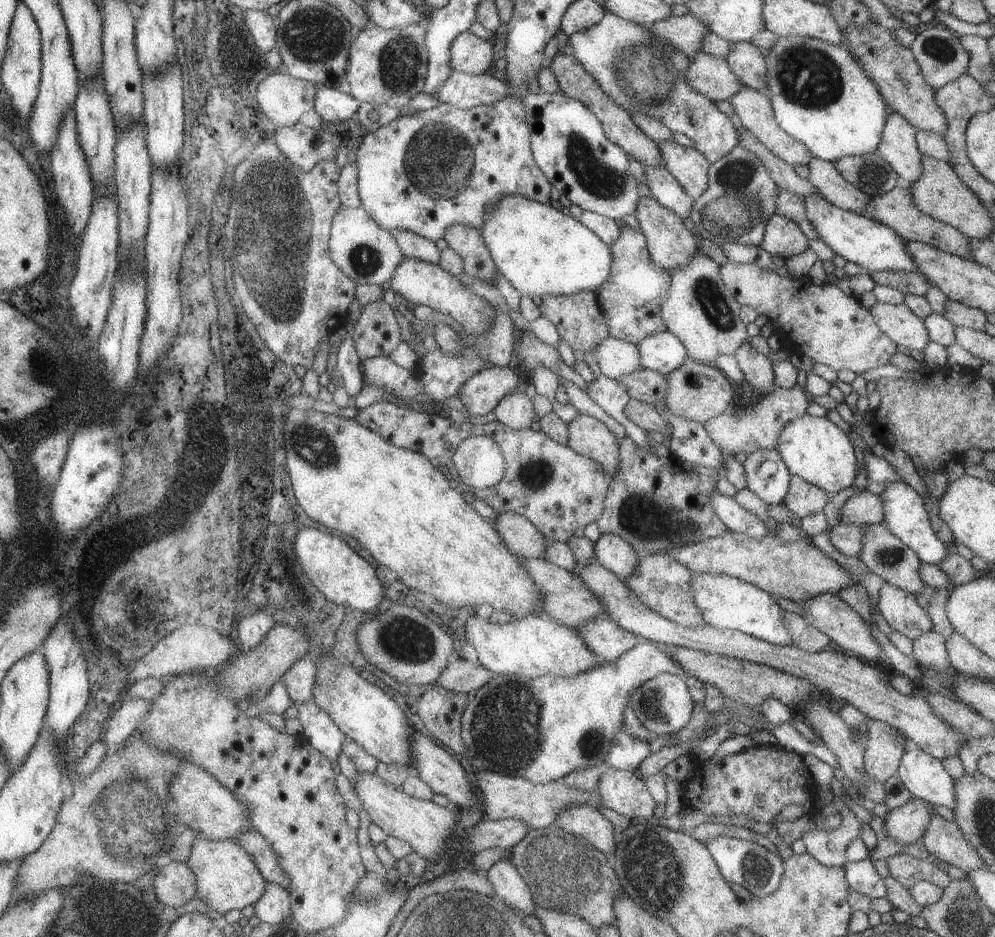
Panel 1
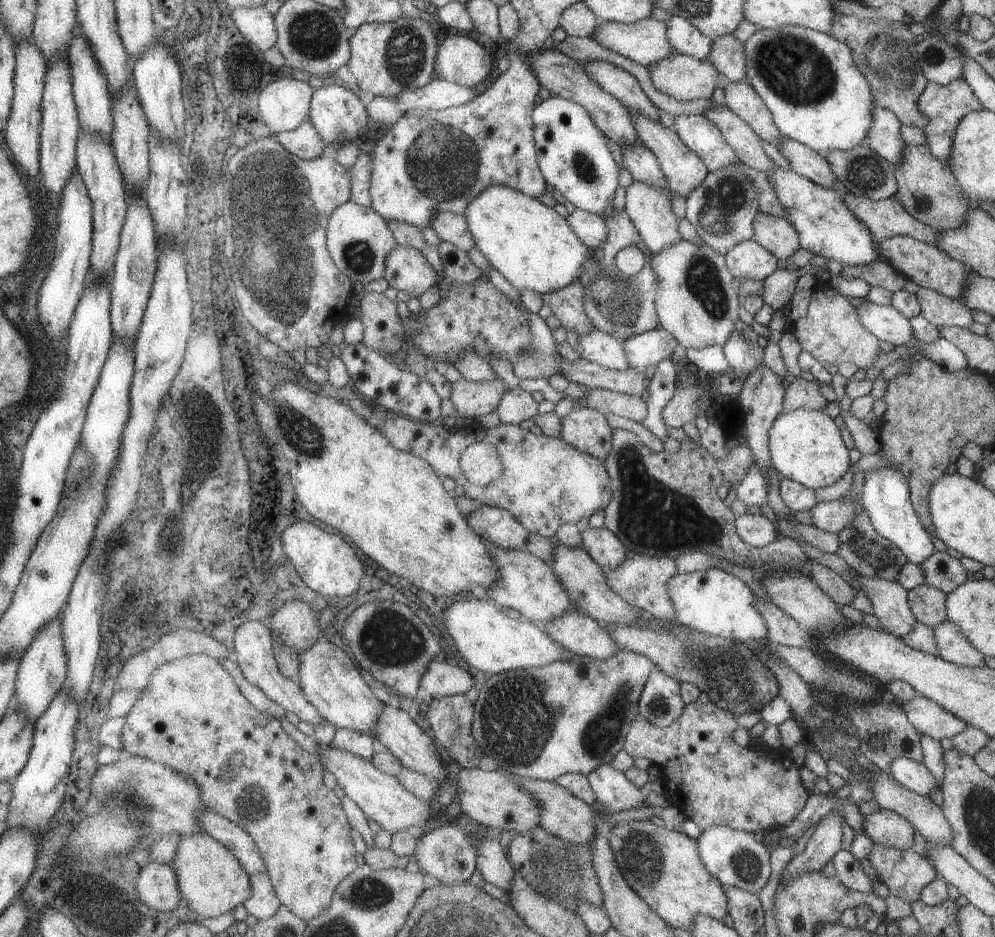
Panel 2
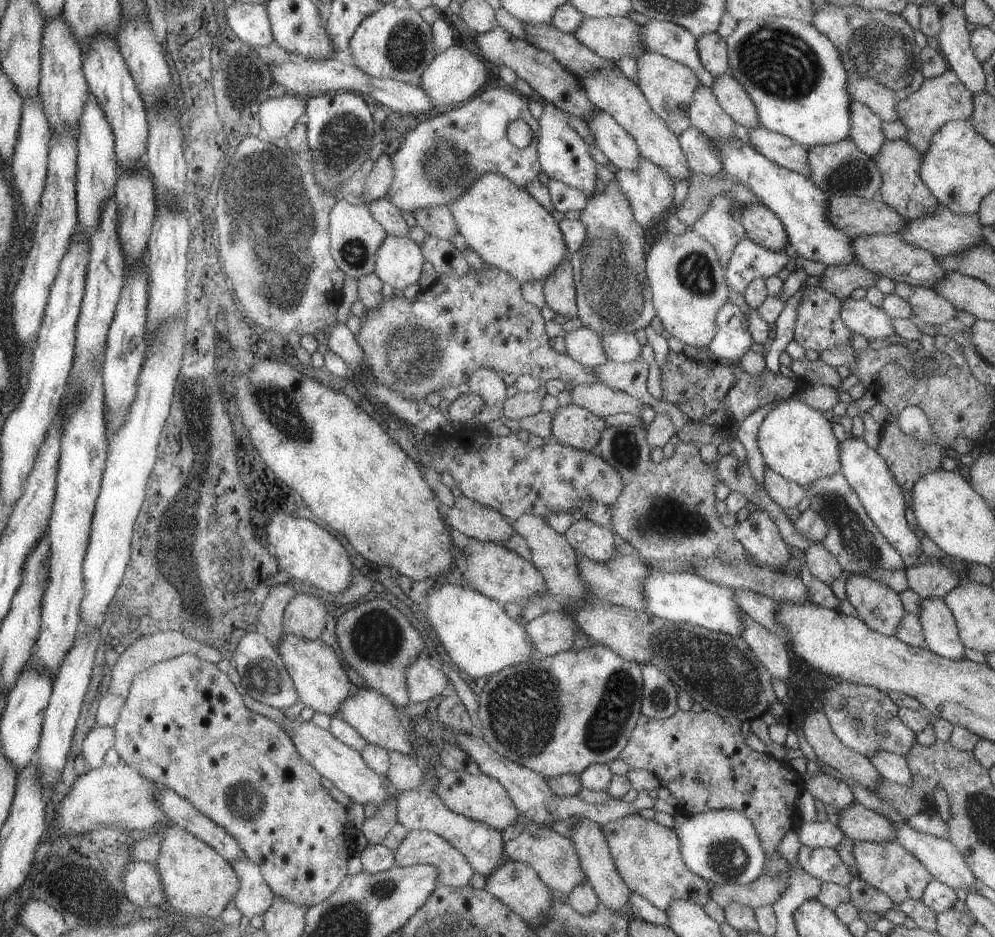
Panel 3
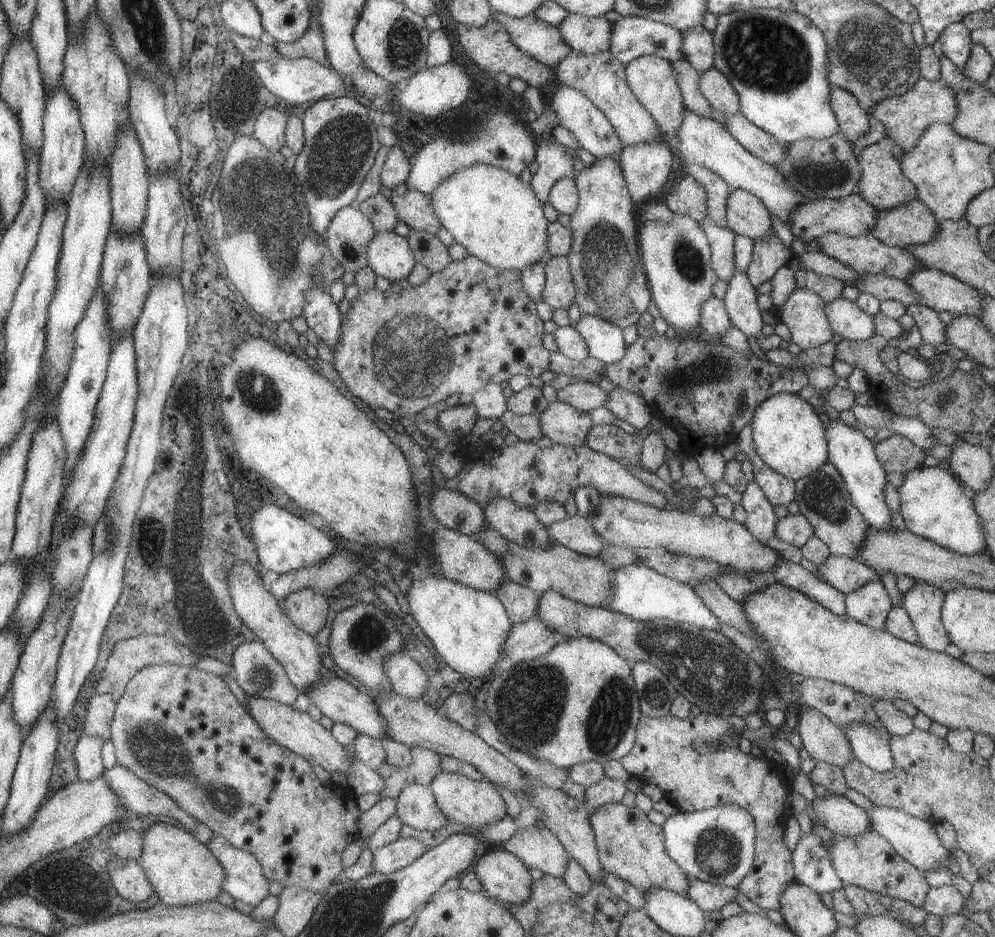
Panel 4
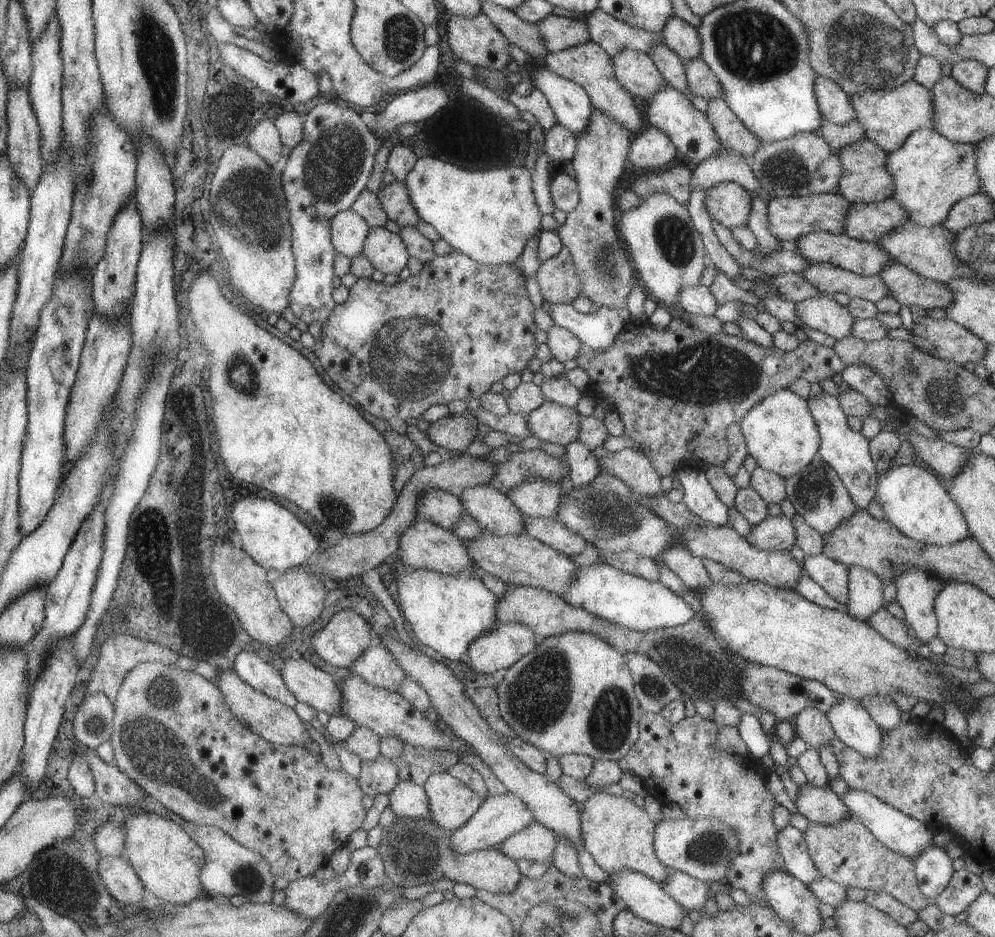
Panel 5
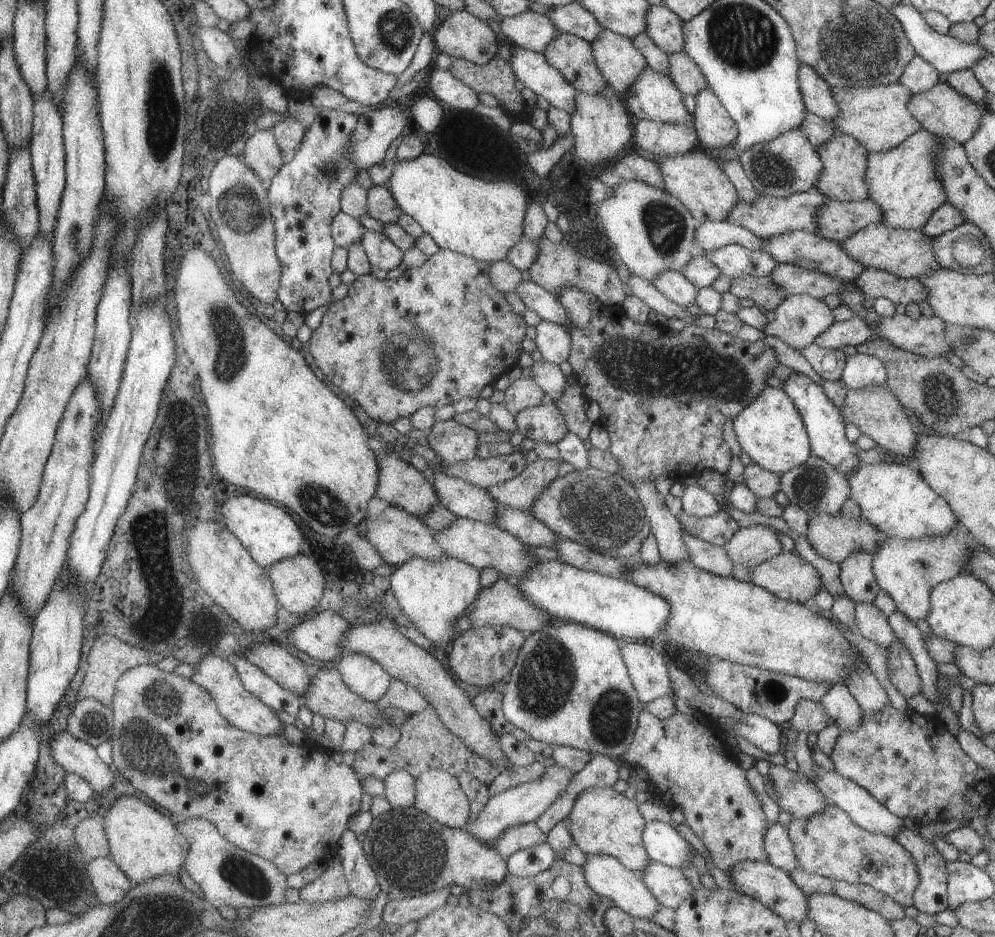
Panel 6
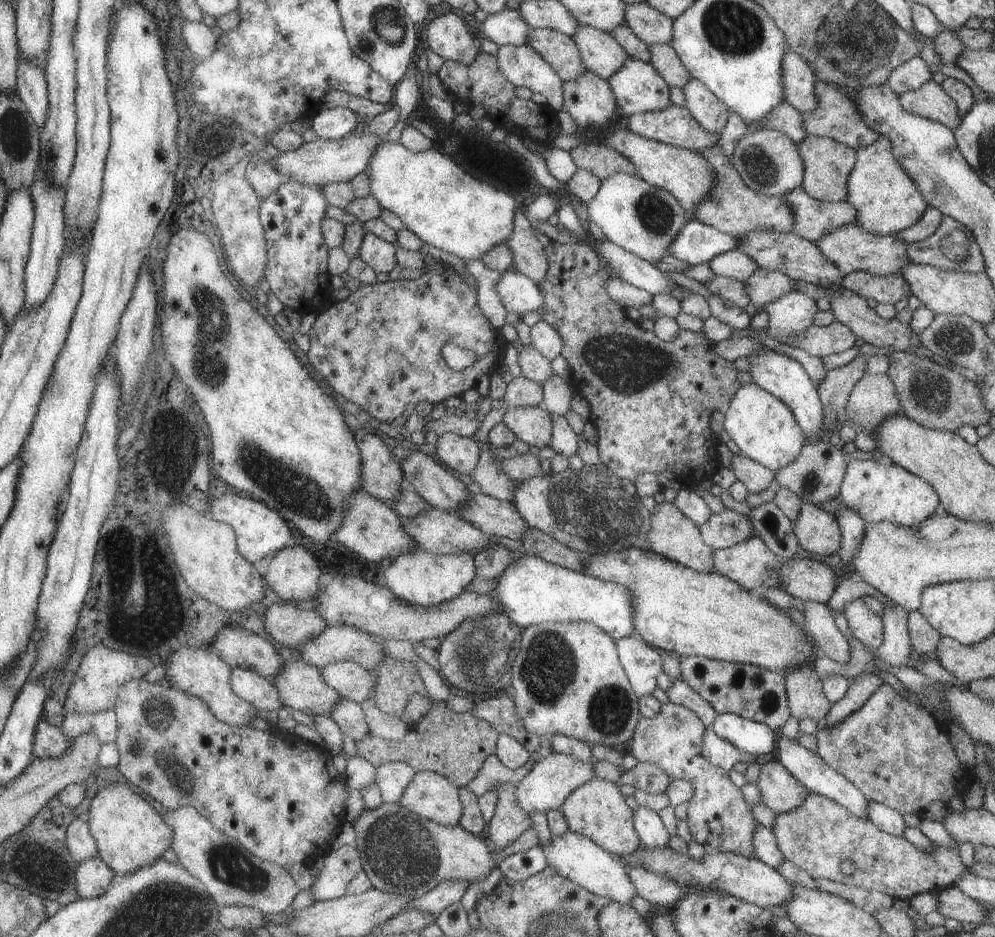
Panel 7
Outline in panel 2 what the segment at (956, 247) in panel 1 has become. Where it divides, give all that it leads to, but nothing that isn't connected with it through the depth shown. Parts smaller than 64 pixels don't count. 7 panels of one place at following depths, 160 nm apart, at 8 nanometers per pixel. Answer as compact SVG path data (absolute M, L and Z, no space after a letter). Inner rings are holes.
M847 192L841 200L847 210L870 232L875 242L901 235L932 245L938 239L938 232L915 220L895 196L873 202Z

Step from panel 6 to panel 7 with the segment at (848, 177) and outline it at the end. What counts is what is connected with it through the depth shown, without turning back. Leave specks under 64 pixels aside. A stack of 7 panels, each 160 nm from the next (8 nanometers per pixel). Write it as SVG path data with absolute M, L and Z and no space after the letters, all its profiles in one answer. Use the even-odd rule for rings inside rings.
M807 135L802 141L796 143L796 147L804 166L800 187L805 191L805 194L820 201L843 201L847 194L847 175L850 174L853 168L856 149L849 148L827 137L814 137L811 135Z

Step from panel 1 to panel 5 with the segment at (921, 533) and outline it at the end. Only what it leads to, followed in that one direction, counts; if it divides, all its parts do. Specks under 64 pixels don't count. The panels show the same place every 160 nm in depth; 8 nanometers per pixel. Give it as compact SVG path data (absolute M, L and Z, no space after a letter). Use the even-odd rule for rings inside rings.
M820 391L815 397L808 398L807 402L820 440L817 454L836 472L856 508L866 510L867 504L873 498L878 475L875 464L869 457L868 438L861 432L856 433L849 428L846 421L848 417L841 410L836 395L828 395Z

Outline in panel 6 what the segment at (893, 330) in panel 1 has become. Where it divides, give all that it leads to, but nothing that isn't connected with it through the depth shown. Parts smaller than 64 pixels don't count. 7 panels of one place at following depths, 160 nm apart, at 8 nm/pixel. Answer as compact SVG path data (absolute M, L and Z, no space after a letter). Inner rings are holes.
M808 294L785 297L775 308L774 318L761 332L775 336L793 349L806 347L835 321L830 309L822 300Z

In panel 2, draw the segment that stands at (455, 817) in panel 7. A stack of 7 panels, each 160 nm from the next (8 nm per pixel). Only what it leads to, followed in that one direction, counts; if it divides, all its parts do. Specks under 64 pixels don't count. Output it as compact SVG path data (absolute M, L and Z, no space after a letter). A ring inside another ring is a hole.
M459 769L454 801L459 803L461 814L467 815L471 822L485 829L491 827L499 831L523 834L537 825L539 820L538 805L530 793L496 771Z

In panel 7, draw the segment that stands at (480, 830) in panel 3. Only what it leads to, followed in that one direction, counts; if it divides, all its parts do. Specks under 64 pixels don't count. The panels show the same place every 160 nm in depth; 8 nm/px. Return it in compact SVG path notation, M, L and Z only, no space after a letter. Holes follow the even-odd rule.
M403 761L384 762L374 767L375 783L386 803L397 803L400 794L416 773Z

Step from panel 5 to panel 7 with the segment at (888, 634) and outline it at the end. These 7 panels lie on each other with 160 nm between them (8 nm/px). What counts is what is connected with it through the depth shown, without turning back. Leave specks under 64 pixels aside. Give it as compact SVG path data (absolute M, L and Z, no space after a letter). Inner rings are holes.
M855 599L846 604L842 612L849 625L849 632L863 646L875 650L883 642L882 618L870 611L861 599Z

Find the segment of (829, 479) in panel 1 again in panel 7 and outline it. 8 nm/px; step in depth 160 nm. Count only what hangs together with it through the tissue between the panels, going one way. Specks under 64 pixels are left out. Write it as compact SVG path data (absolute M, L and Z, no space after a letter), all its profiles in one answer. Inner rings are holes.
M745 383L733 393L723 408L723 426L741 455L774 473L796 459L806 440L792 412L778 398L755 383Z

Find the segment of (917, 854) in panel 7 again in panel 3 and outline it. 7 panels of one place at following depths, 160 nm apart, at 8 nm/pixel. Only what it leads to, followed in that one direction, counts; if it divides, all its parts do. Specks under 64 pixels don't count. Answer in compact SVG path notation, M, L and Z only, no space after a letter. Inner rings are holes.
M893 841L885 842L855 842L851 850L855 864L856 876L863 879L876 891L886 894L892 904L901 905L902 900L920 900L923 891L932 876L927 869L907 852L903 846Z

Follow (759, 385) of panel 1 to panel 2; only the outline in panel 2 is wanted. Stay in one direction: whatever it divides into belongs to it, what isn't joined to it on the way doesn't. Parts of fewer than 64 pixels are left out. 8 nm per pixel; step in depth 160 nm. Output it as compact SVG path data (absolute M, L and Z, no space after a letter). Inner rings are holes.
M739 318L734 320L732 331L721 348L735 374L743 377L762 363L763 351L757 345L757 340L759 336L748 324Z

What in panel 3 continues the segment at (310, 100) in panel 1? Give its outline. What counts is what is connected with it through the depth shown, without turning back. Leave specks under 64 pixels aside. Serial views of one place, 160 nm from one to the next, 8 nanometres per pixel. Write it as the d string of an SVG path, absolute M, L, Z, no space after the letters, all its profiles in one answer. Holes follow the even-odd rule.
M289 94L269 98L269 100L261 102L261 106L259 106L261 130L265 130L265 134L271 140L281 138L281 136L286 137L305 109L305 98Z

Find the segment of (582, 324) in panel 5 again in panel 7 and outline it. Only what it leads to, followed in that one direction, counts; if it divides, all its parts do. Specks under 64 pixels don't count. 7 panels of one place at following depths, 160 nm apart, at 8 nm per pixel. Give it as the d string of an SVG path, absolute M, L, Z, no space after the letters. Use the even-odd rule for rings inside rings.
M517 270L501 271L494 288L503 308L516 318L523 313L536 311L541 306L542 296L537 285Z

